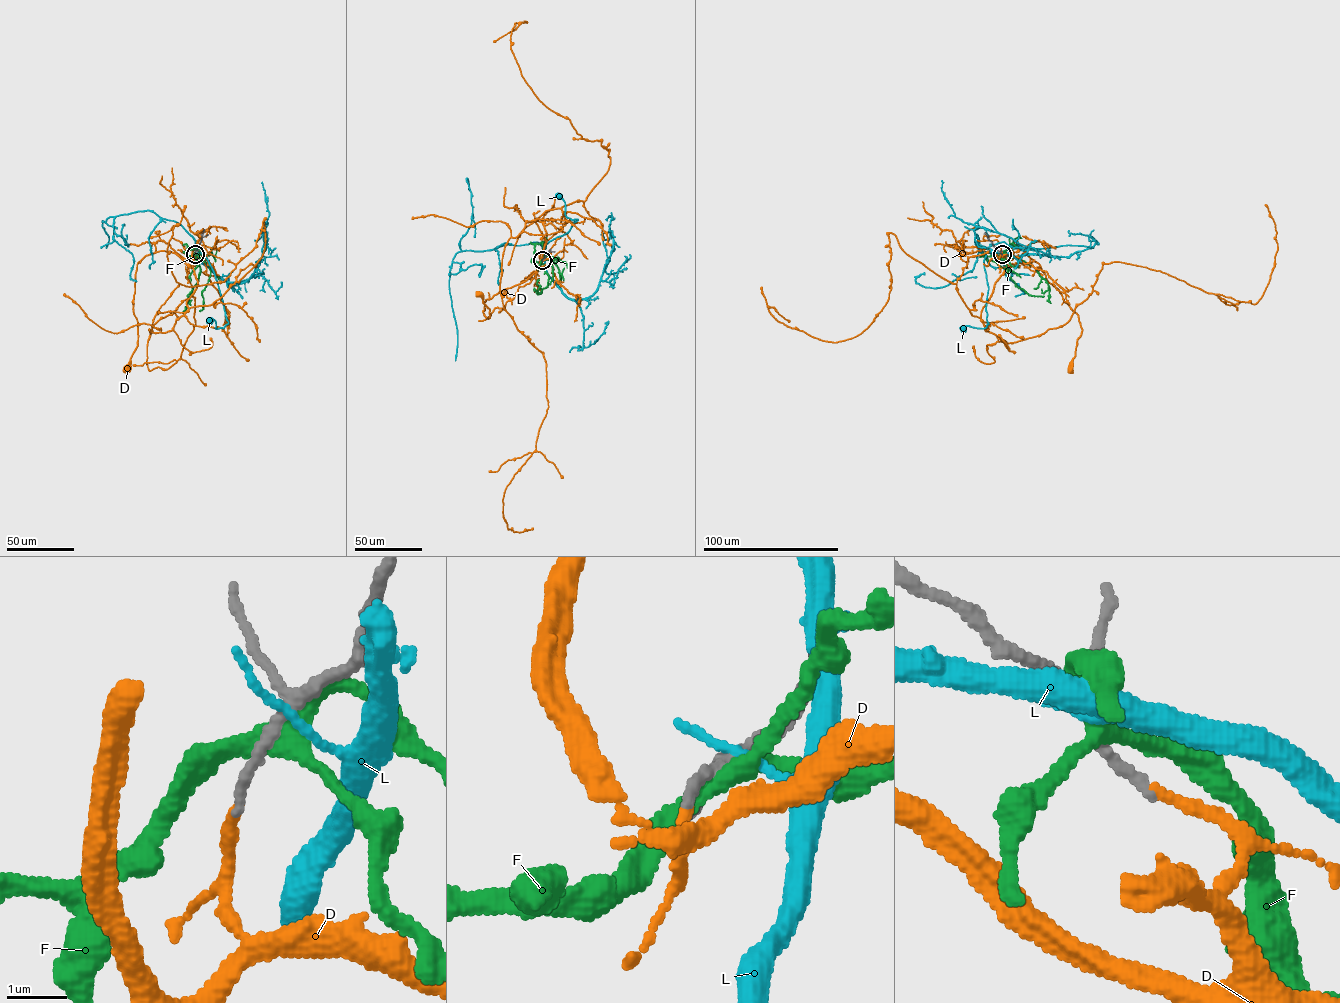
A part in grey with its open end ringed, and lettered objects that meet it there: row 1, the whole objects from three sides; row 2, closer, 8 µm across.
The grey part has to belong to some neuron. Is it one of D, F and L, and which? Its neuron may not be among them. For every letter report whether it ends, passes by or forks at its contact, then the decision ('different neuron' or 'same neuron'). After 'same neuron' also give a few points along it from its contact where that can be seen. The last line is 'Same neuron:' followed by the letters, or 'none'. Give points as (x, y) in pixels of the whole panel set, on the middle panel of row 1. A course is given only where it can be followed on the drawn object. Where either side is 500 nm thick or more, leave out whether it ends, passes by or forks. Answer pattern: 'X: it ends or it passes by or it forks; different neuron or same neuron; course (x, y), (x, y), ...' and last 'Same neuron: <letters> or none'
D: it ends; same neuron; course (542, 260), (524, 281), (484, 301), (483, 312), (488, 318), (490, 310), (480, 294)
F: it forks; different neuron
L: it passes by; different neuron
Same neuron: D

